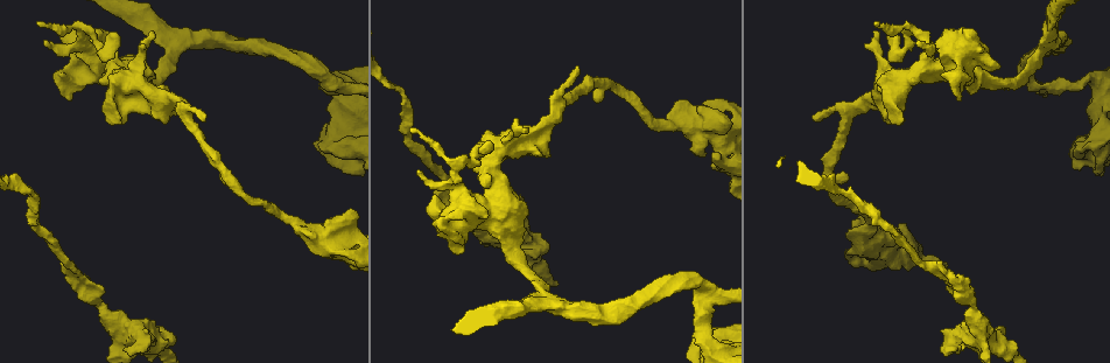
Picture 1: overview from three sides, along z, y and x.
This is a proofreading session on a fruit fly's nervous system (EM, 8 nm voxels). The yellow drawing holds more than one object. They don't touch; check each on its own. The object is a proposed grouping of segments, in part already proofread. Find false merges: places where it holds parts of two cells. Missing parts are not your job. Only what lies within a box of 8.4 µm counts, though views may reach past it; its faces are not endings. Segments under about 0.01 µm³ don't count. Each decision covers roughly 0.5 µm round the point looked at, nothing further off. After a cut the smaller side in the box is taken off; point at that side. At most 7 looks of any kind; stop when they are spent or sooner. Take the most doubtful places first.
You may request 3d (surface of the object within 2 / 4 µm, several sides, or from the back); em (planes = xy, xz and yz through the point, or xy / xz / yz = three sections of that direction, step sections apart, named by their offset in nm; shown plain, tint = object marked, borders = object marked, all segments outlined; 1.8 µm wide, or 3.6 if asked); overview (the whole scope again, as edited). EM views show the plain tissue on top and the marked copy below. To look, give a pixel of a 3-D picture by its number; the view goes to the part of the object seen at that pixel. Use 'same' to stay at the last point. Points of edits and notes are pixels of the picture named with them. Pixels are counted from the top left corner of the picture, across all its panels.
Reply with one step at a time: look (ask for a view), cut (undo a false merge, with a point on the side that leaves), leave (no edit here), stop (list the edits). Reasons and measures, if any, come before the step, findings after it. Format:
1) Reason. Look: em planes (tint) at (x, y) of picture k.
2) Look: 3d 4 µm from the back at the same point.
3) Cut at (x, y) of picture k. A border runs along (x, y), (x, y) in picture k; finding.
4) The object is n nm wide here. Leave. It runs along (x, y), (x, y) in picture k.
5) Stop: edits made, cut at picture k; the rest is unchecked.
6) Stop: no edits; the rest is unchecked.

Calibre changes. Look: 3d 4 µm from the back at (448, 195) of picture 1.

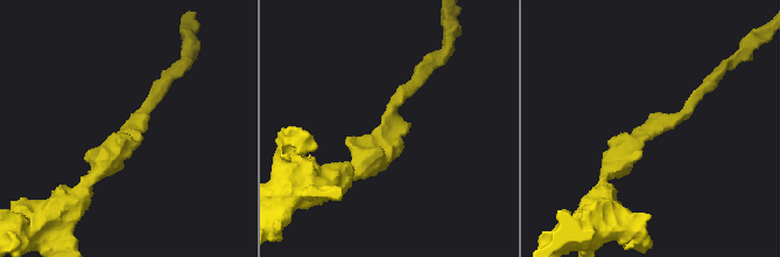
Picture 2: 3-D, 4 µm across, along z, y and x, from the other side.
The arms are 170, 340 nm wide; now the EM. Look: em planes (tint) at (649, 132) of picture 2.

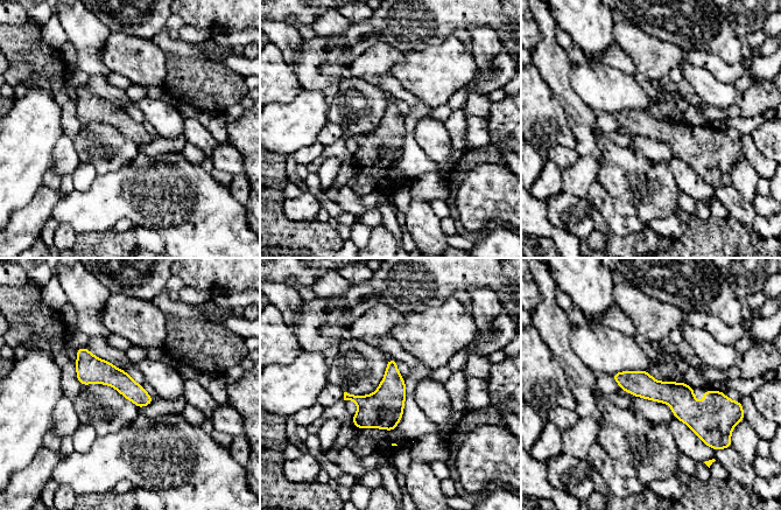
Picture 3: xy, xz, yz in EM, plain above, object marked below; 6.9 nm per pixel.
The object is 140 nm wide here. Leave. It runs along (617, 376), (688, 407), (720, 402) in picture 3; one cell here.

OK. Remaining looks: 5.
Arms run side by side. Look: em xy step 4 (tint) at (82, 59) of picture 1.

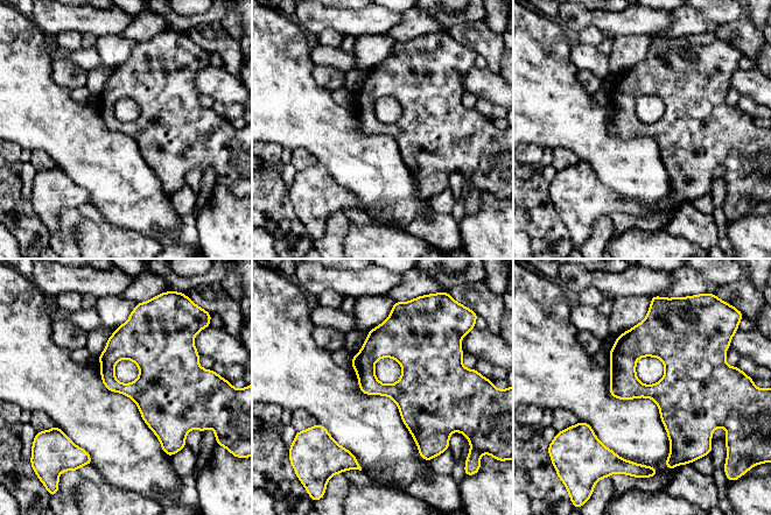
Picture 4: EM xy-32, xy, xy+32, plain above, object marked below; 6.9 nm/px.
Leave. All the same cell.

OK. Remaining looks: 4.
Arms part here. Look: 3d 4 µm at (130, 337) of picture 1.

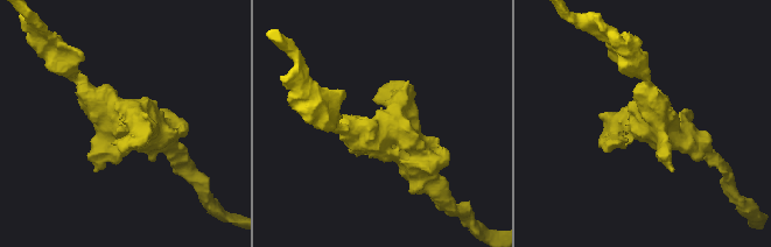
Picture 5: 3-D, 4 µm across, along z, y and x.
Now the EM. Look: em planes (tint) at (655, 126) of picture 5.

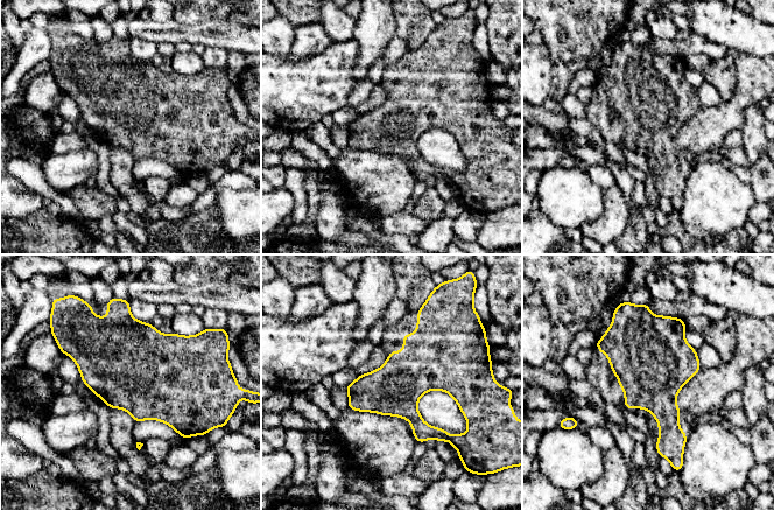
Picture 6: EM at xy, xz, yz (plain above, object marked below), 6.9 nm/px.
Leave. All the same cell.

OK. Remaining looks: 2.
Stop: no edits; the rest is unchecked.

